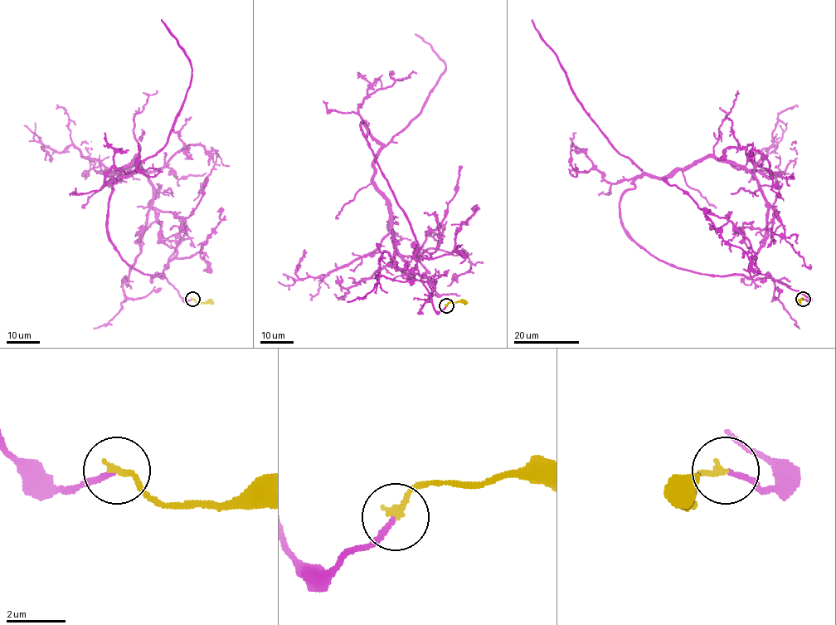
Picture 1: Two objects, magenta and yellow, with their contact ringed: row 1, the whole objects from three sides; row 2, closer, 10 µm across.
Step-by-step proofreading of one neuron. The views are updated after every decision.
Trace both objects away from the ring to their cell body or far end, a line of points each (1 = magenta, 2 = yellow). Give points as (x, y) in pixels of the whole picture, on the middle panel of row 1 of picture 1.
1: (446, 305), (434, 309), (362, 122), (381, 146), (372, 184), (406, 268), (383, 252), (375, 286), (347, 301)
2: (446, 305), (449, 302), (468, 303)

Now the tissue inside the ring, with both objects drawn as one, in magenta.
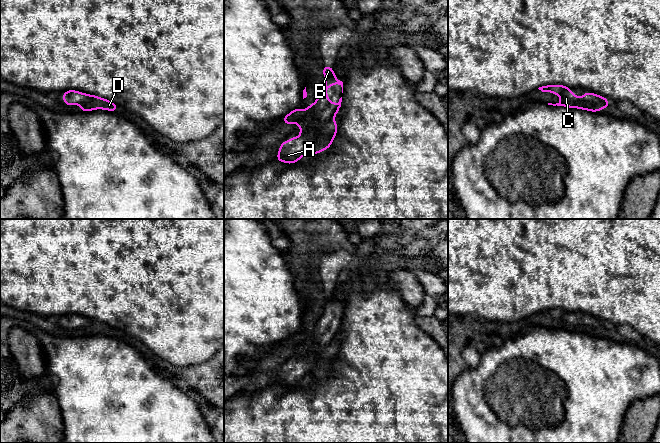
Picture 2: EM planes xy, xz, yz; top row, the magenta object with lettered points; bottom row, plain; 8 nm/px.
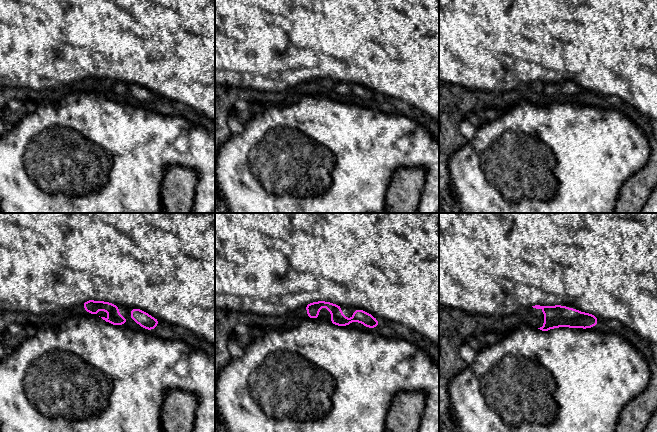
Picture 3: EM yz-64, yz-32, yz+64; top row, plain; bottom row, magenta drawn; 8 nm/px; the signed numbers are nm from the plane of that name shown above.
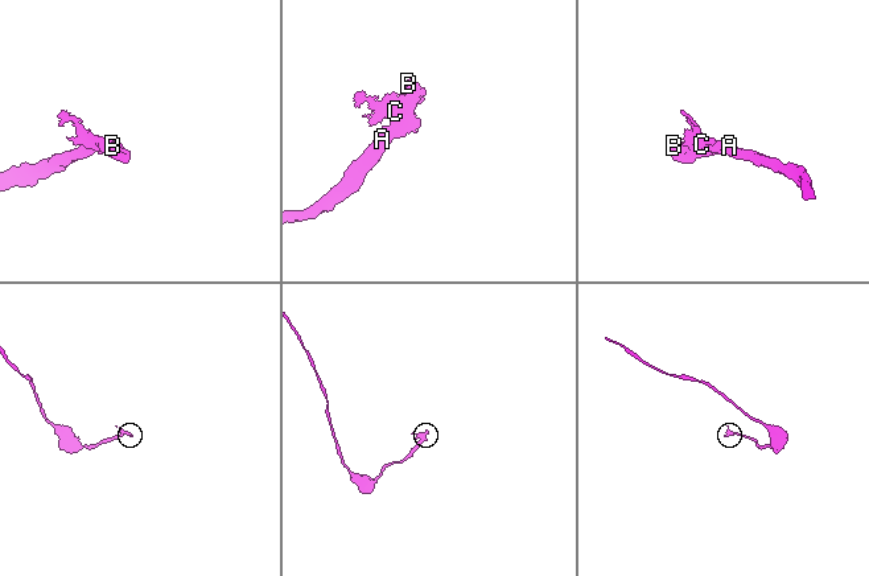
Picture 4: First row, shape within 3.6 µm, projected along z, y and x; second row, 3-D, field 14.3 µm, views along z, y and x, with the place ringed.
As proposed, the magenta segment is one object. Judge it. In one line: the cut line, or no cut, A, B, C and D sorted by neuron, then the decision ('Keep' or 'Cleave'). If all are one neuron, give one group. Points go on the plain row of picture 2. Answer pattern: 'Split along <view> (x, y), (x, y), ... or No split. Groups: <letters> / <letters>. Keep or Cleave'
No split. Groups: A B C D. Keep

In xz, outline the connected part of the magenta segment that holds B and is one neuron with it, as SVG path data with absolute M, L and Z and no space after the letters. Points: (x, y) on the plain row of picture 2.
M329 289L324 290L322 297L325 300L325 311L315 327L304 335L298 330L283 341L282 344L286 349L298 347L301 359L282 366L275 384L292 388L298 386L304 379L321 377L332 369L338 354L334 343L340 334L342 321L334 328L329 324L327 314L330 310L338 308L342 311L343 317L343 306L335 301L335 296Z

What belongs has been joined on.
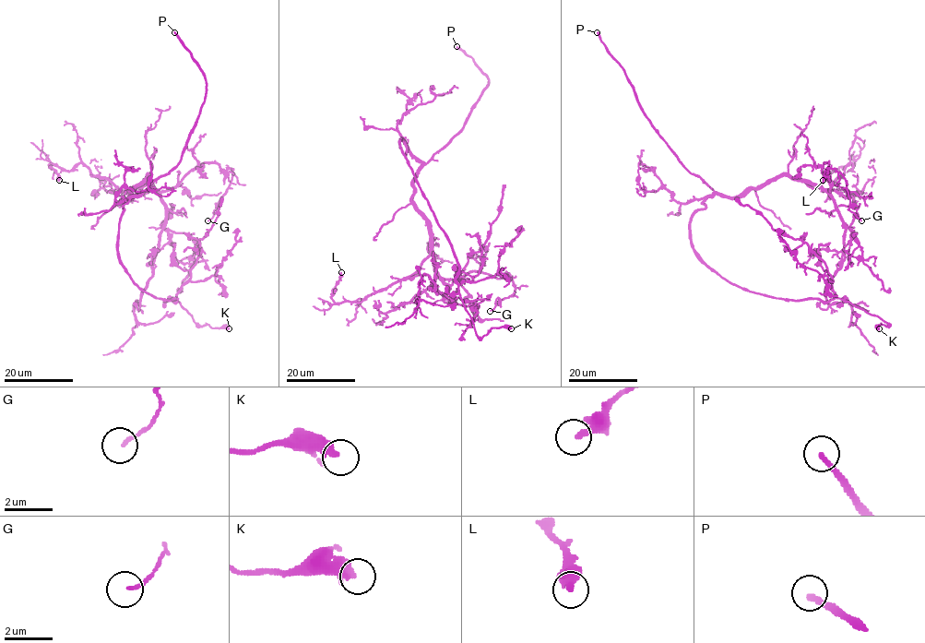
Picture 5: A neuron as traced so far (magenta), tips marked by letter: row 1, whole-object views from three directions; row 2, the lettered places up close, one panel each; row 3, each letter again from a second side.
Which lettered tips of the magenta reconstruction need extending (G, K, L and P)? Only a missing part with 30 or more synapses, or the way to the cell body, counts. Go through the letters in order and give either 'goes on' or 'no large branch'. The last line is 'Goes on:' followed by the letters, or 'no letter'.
G: no large branch
K: no large branch
L: no large branch
P: goes on
Goes on: P

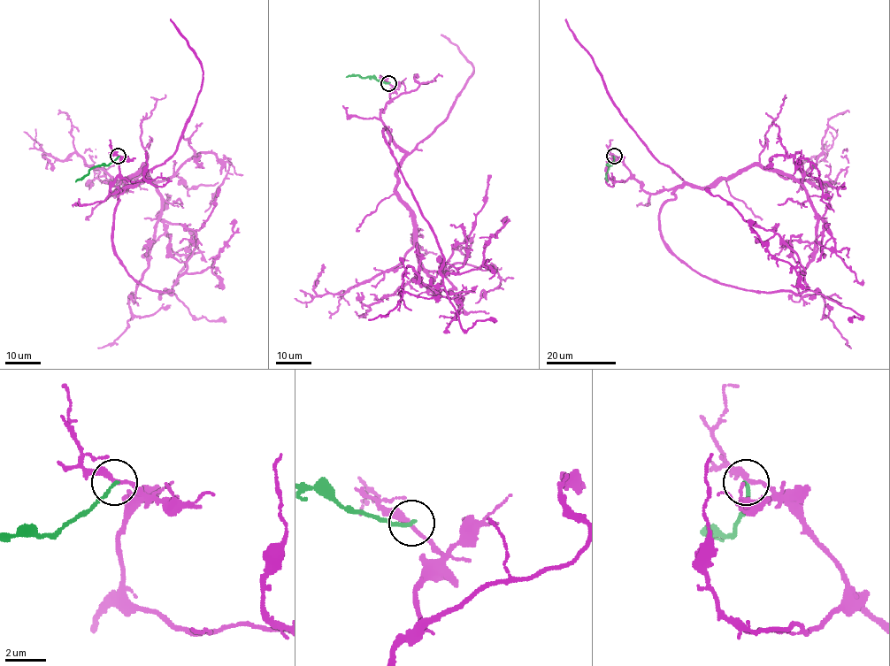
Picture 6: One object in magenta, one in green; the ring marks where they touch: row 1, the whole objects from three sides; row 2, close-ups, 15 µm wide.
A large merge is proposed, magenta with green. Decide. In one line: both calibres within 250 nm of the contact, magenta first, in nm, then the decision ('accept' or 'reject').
240 nm thick on the magenta side, 160 nm on the other; reject

